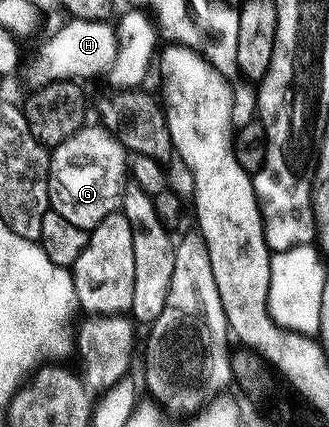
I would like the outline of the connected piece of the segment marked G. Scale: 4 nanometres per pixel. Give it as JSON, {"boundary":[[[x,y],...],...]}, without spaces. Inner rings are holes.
{"boundary":[[[79,127],[72,138],[53,145],[48,156],[48,187],[53,211],[74,226],[93,230],[104,218],[119,211],[128,183],[128,151],[111,129]]]}

